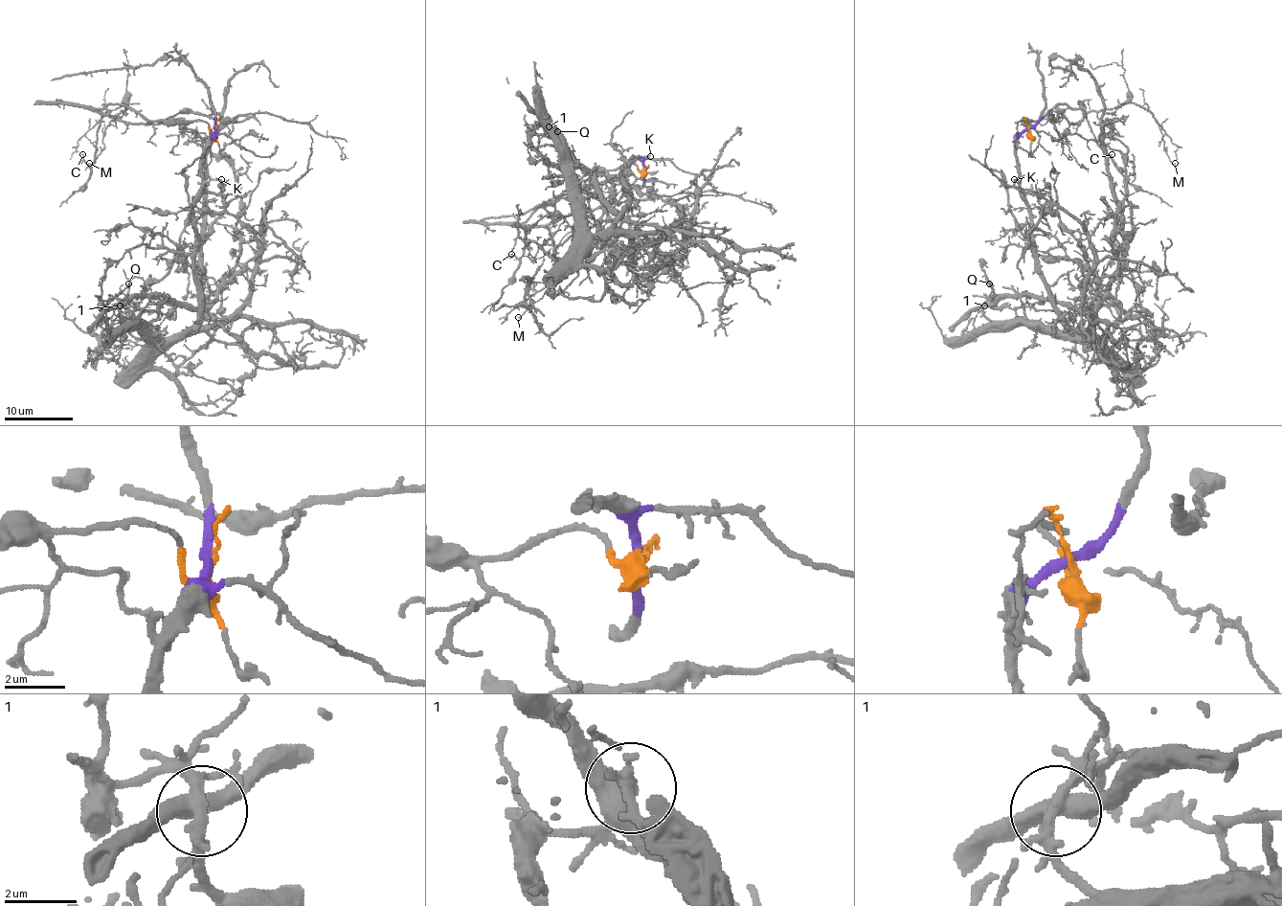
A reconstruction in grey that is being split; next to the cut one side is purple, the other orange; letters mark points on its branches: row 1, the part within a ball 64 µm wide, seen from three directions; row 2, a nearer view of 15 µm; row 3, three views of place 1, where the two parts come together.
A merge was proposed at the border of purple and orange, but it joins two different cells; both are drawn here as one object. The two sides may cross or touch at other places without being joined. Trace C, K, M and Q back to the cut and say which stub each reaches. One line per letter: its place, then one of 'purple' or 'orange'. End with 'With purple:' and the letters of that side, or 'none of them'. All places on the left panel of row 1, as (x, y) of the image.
C: at (82, 154); orange
K: at (221, 179); purple
M: at (89, 163); orange
Q: at (128, 283); purple
With purple: K, Q

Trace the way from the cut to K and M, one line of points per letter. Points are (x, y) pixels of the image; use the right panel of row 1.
K: (1028, 128), (1017, 140), (1019, 174), (1017, 182), (1013, 180)
M: (1028, 128), (1022, 122), (1041, 120), (1054, 105), (1068, 104), (1084, 114), (1135, 102), (1153, 114), (1175, 163)

